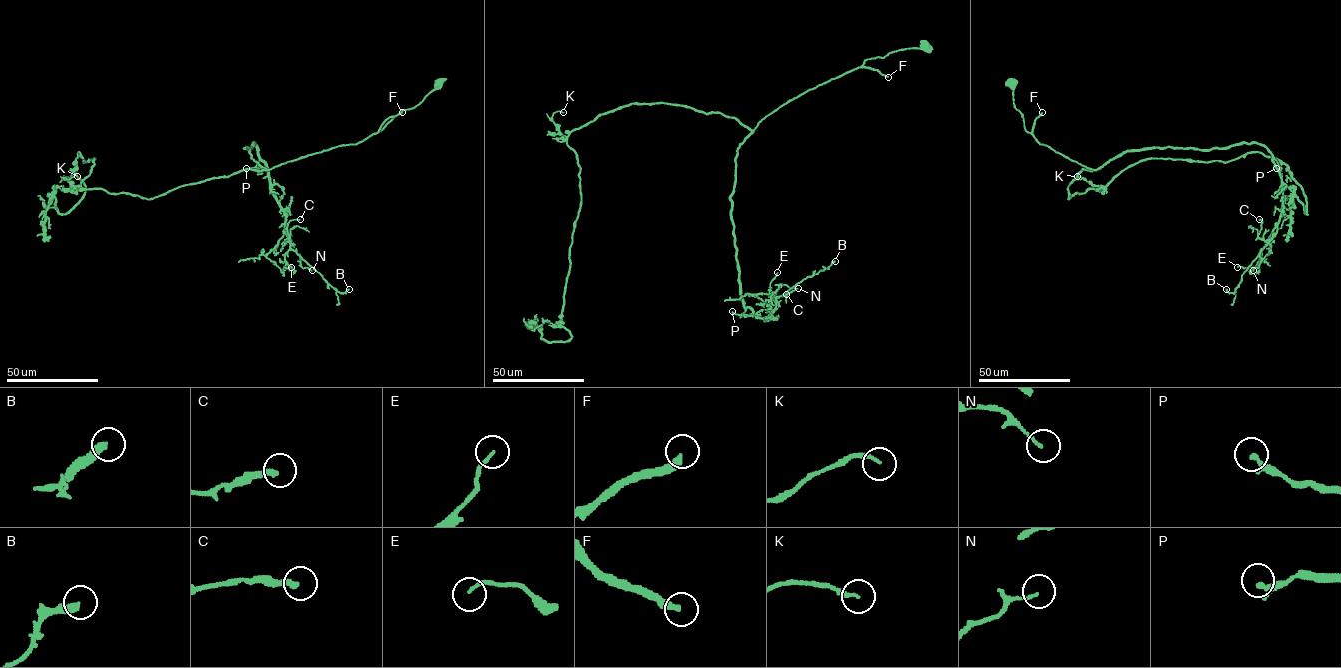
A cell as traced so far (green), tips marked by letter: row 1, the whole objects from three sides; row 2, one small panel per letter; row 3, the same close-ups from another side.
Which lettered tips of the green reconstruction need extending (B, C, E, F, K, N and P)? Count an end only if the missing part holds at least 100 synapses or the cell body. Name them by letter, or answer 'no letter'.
F

